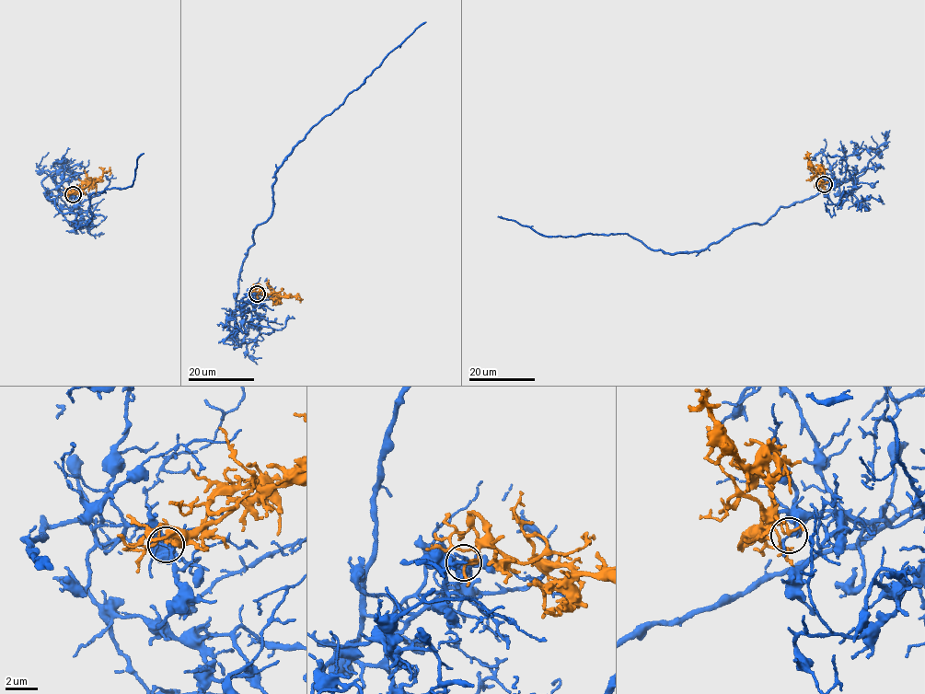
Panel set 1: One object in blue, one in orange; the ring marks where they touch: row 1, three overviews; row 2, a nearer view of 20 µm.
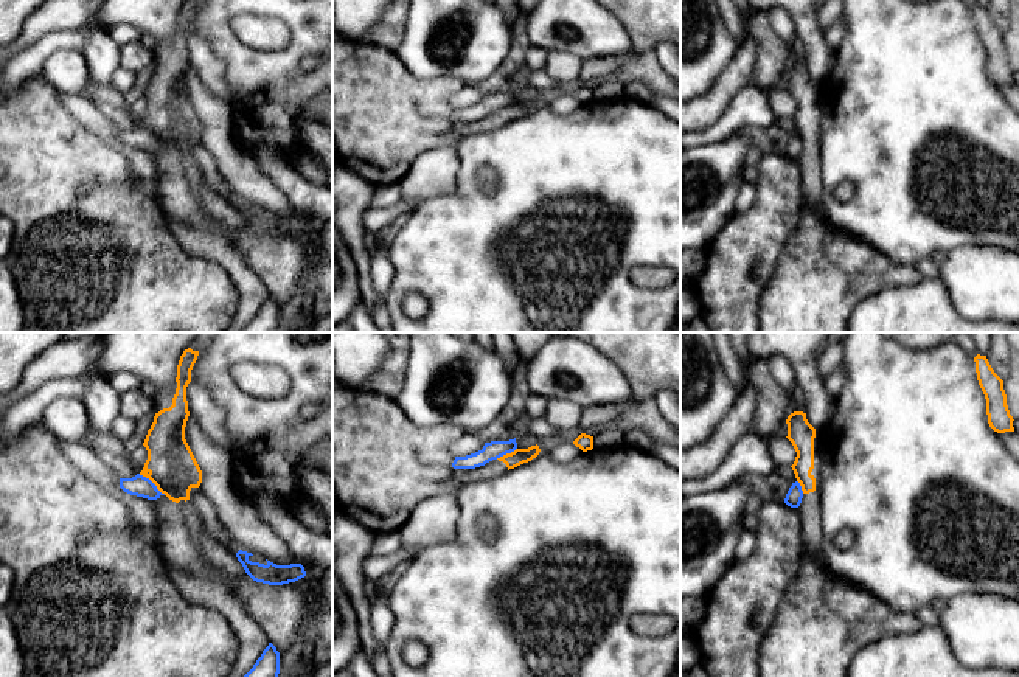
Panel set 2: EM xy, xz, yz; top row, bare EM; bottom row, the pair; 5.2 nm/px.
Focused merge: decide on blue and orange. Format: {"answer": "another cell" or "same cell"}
{"answer": "another cell"}

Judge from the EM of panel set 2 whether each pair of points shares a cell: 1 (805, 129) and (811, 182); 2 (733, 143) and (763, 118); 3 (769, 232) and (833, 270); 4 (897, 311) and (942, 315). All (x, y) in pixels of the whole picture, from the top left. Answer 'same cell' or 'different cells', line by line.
1: same cell
2: different cells
3: different cells
4: same cell

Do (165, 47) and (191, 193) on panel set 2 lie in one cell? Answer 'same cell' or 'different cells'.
same cell

